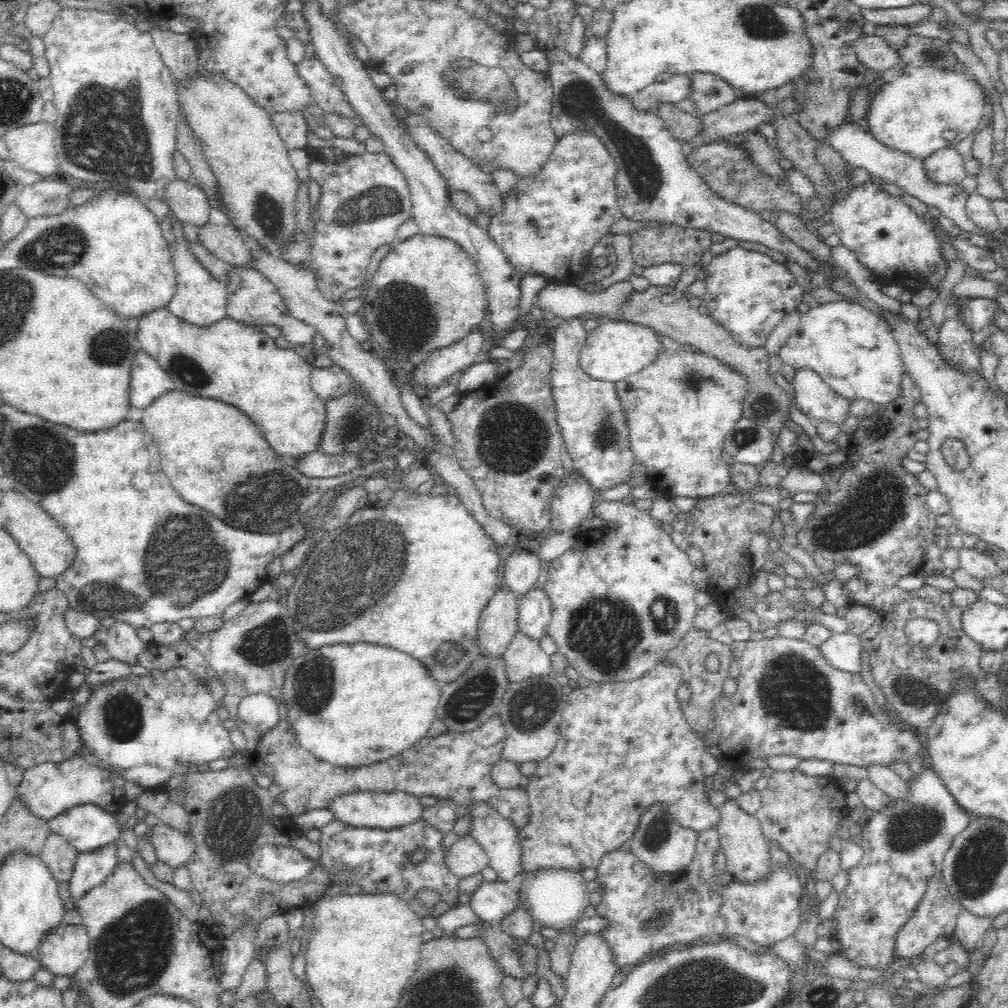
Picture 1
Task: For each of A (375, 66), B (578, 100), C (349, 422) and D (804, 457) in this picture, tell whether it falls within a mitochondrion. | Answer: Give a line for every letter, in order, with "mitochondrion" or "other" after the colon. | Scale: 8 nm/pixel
A: other
B: mitochondrion
C: mitochondrion
D: other

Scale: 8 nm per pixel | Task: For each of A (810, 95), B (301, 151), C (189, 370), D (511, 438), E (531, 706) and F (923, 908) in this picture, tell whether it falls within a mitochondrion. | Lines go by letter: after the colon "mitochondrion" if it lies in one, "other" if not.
A: mitochondrion
B: other
C: mitochondrion
D: mitochondrion
E: mitochondrion
F: other

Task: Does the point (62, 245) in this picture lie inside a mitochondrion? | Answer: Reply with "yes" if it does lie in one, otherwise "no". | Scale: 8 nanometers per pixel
yes

